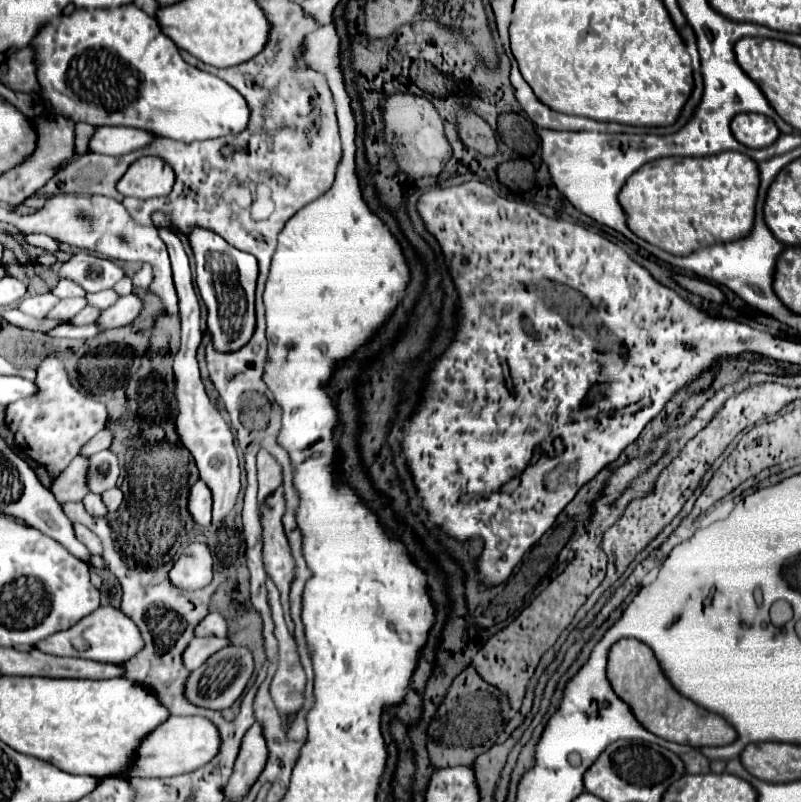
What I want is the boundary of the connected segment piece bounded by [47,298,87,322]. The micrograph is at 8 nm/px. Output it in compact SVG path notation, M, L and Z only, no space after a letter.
M71 298L71 300L61 300L49 314L47 314L47 318L51 318L51 320L69 320L71 316L75 316L81 308L85 308L85 304L87 304L87 300L85 298Z

